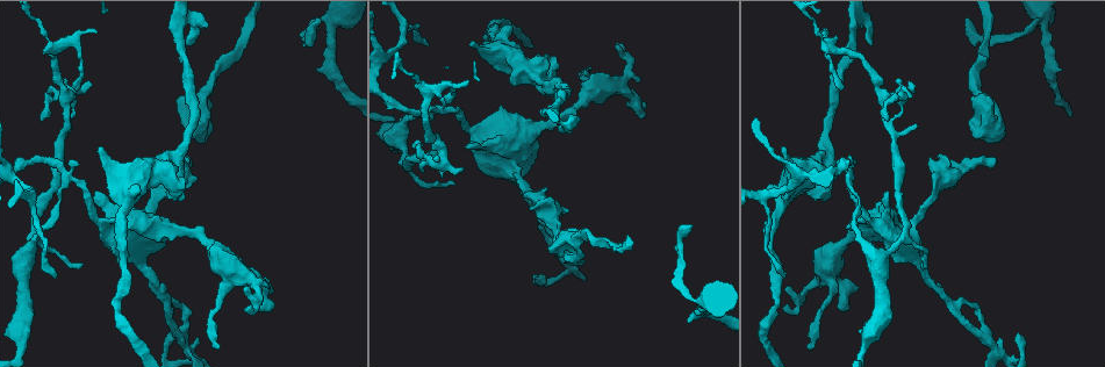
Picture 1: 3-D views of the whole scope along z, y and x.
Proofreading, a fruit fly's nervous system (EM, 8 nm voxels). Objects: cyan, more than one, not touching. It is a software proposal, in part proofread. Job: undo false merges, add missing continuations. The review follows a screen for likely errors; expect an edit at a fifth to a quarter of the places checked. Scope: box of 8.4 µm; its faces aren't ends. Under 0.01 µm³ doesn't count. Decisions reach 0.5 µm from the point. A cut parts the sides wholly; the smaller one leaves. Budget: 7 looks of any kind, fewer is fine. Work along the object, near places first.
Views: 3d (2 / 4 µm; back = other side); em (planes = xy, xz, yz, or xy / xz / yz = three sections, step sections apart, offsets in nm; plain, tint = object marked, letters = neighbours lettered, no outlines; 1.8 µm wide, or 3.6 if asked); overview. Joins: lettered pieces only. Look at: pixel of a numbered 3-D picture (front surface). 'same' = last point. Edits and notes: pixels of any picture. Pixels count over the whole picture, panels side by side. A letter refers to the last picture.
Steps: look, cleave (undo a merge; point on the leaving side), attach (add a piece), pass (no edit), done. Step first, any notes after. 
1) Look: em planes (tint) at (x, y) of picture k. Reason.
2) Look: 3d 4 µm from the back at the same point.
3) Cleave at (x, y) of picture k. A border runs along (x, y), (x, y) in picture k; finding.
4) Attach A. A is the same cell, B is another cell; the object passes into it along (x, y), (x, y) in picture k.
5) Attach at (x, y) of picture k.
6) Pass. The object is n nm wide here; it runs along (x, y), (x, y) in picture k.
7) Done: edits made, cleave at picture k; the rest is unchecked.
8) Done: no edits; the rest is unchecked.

Look: 3d 2 µm from the back at (55, 274) of picture 1. Tapers out.

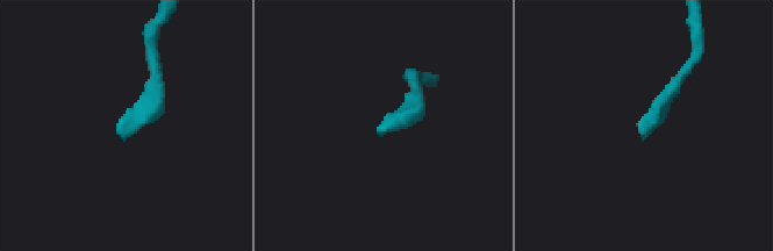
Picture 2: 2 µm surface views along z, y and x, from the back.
Look: em xy step 4 (tint) at (380, 135) of picture 2. Now the EM.

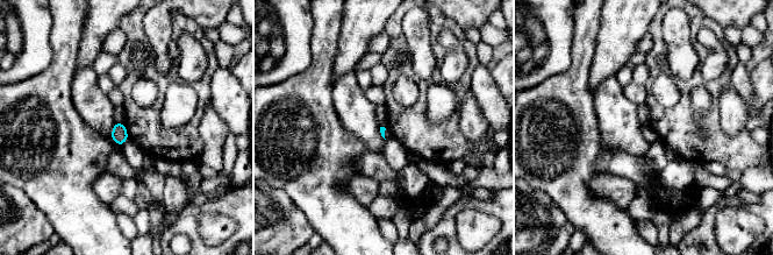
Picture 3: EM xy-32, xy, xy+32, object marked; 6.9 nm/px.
Look: em xz step 8 (letters) at the same point.

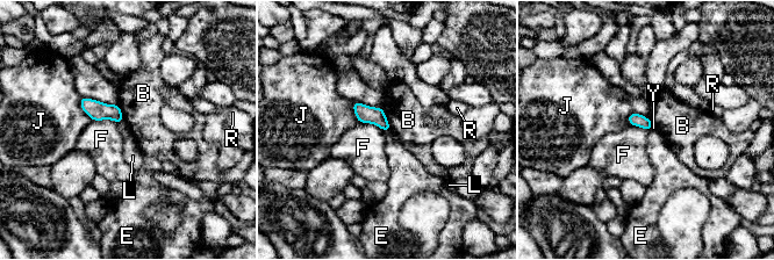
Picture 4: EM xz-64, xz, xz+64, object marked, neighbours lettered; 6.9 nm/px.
Pass. The object is 90 nm wide here; the longest contact is with F, 200 nm; B, E, F, J, L, R and Y are other cells; none of them fits.

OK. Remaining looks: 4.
Look: em planes (letters) at (442, 109) of picture 1. Three-way junction.

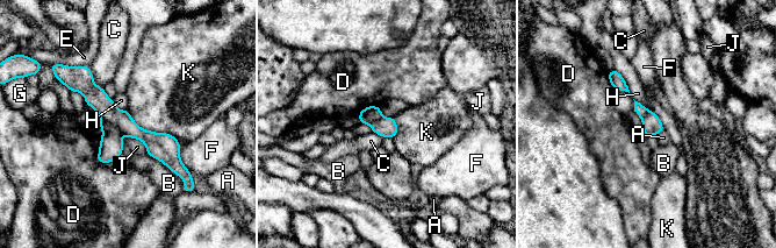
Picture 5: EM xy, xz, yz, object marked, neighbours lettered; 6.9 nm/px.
Cleave at (112, 146) of picture 5. A, B, C, D, E, F, G, H, J and K are other cells; a border runs along (102, 118), (114, 125), (122, 134) in picture 5; a second cell is stuck on.

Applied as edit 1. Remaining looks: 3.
Look: overview. Redraw.

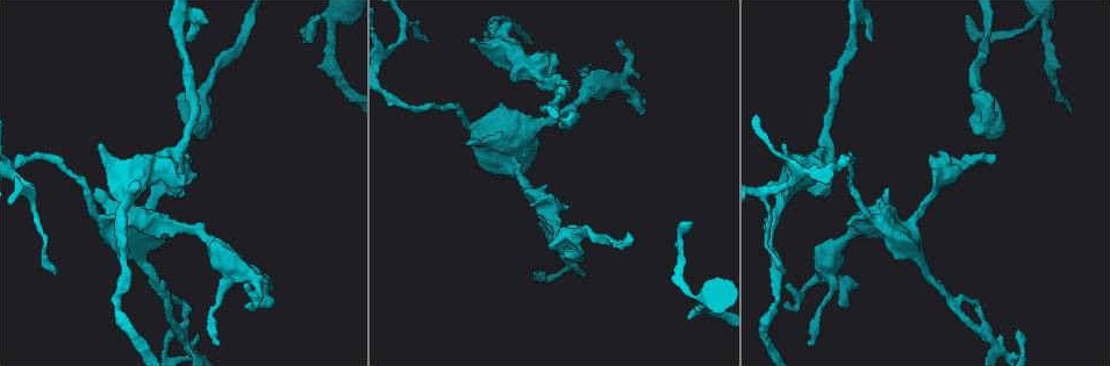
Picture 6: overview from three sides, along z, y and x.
Look: em xy step 4 (tint) at (102, 234) of picture 6. Branch stops here.

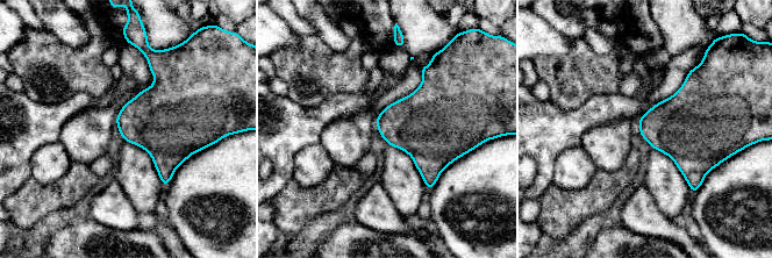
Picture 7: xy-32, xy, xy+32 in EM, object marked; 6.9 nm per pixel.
Look: em xz step 8 (letters) at the same point. Another direction.

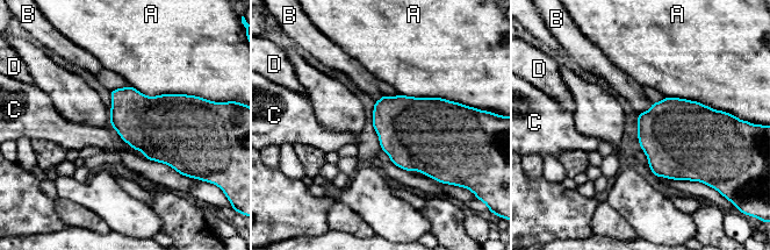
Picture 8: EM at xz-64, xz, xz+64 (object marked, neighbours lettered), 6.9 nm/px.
Pass. The object is 320 nm wide here; A, B, C and D are other cells; none of them fits.

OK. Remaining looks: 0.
Done: edits made, cleave at picture 5; the rest is unchecked.

